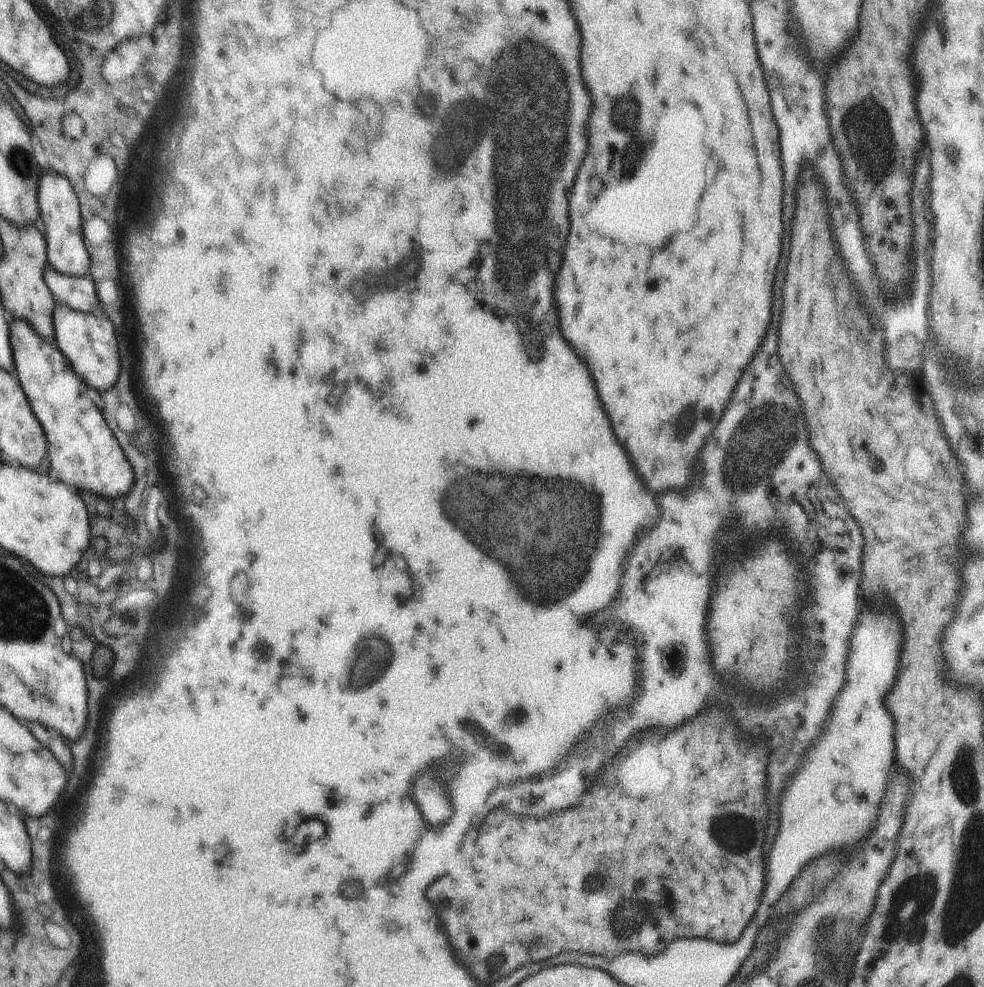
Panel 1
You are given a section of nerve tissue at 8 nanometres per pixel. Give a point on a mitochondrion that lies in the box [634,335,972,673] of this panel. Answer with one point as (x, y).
(749, 458)

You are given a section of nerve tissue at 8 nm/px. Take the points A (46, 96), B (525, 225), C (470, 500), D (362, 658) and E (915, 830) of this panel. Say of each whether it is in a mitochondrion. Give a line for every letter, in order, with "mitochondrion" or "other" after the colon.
A: other
B: mitochondrion
C: mitochondrion
D: mitochondrion
E: mitochondrion

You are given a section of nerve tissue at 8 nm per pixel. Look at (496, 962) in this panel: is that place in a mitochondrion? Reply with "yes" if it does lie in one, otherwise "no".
yes

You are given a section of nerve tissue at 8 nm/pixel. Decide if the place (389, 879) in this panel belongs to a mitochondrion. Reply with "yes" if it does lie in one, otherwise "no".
no

